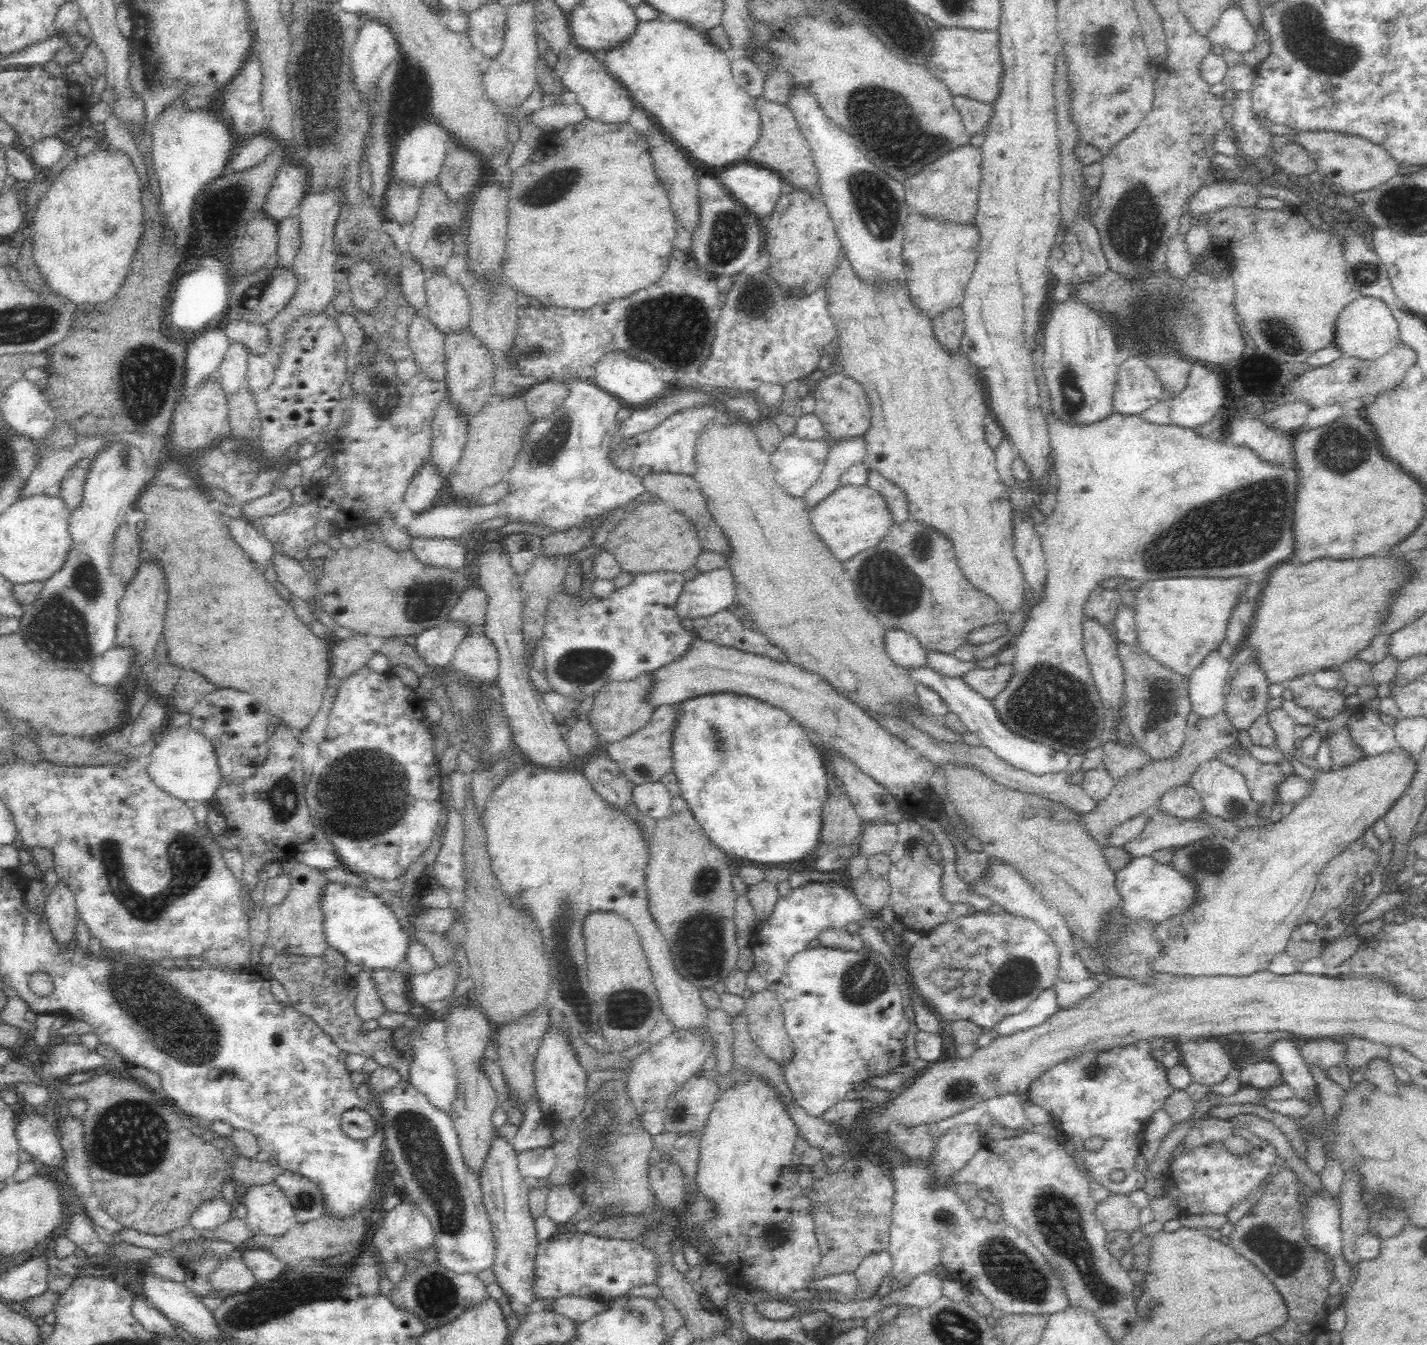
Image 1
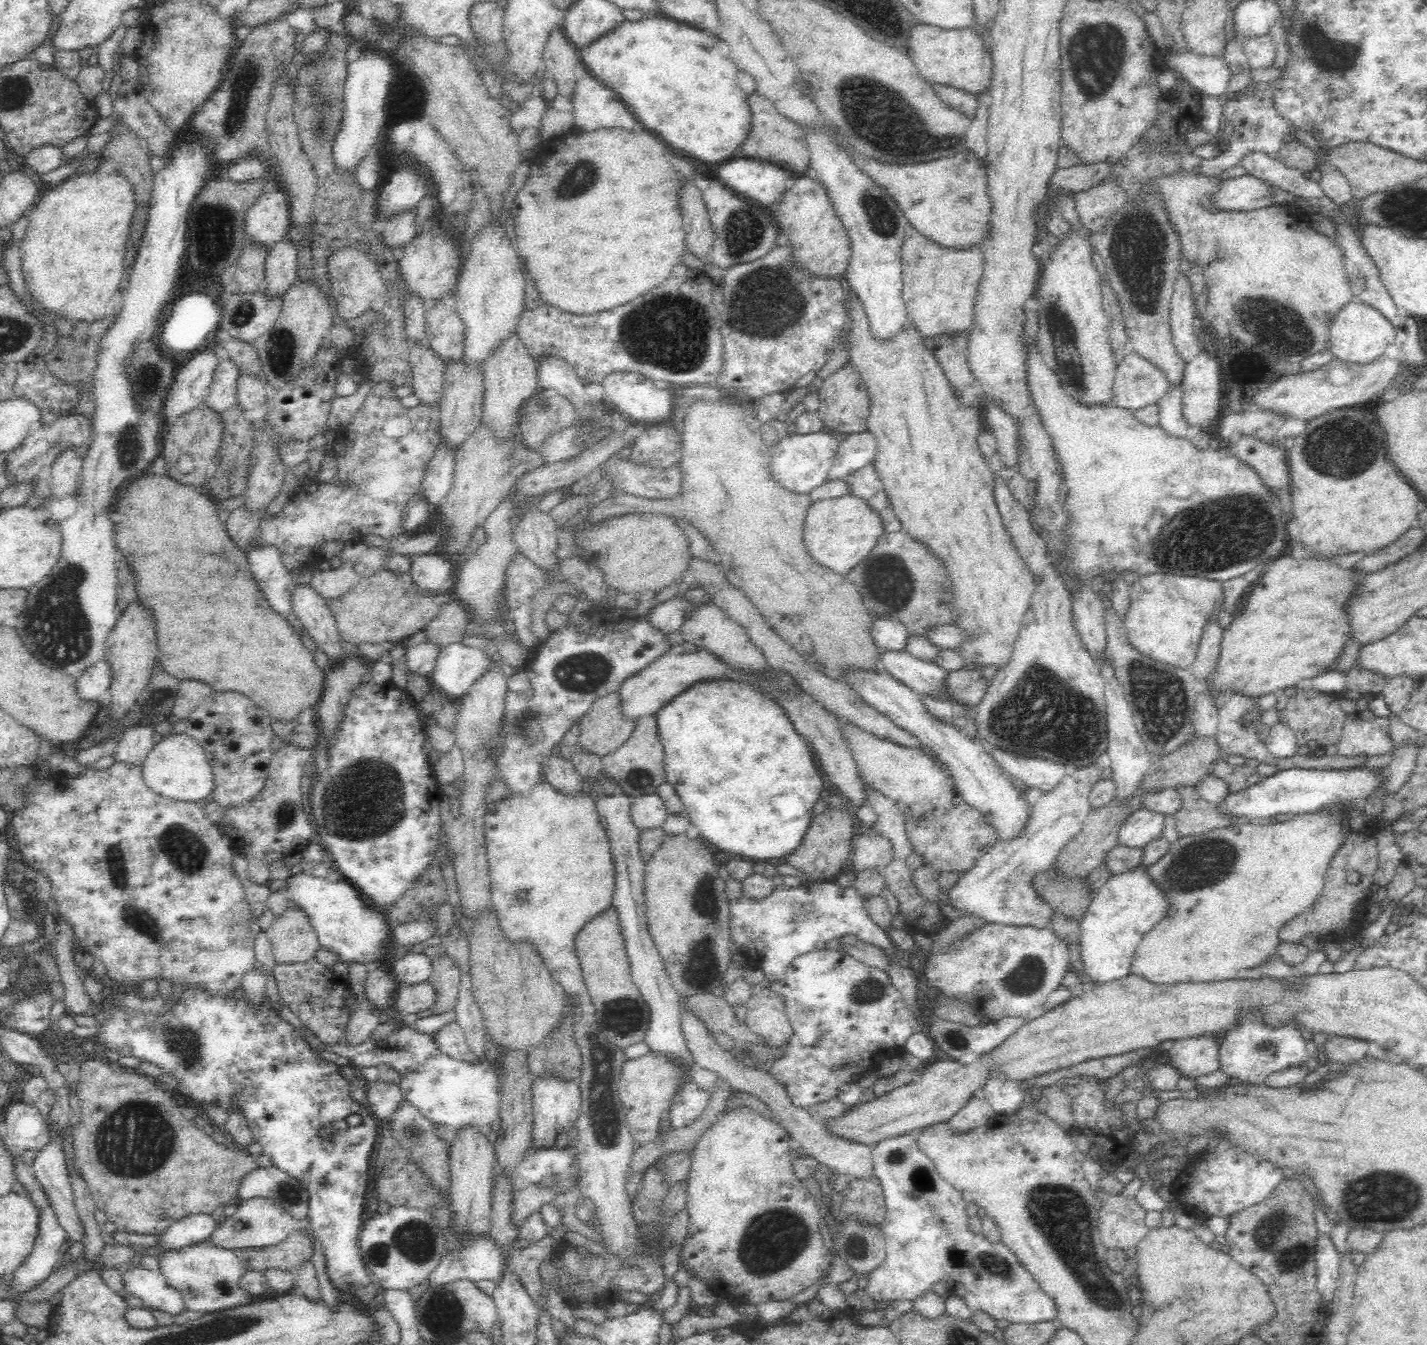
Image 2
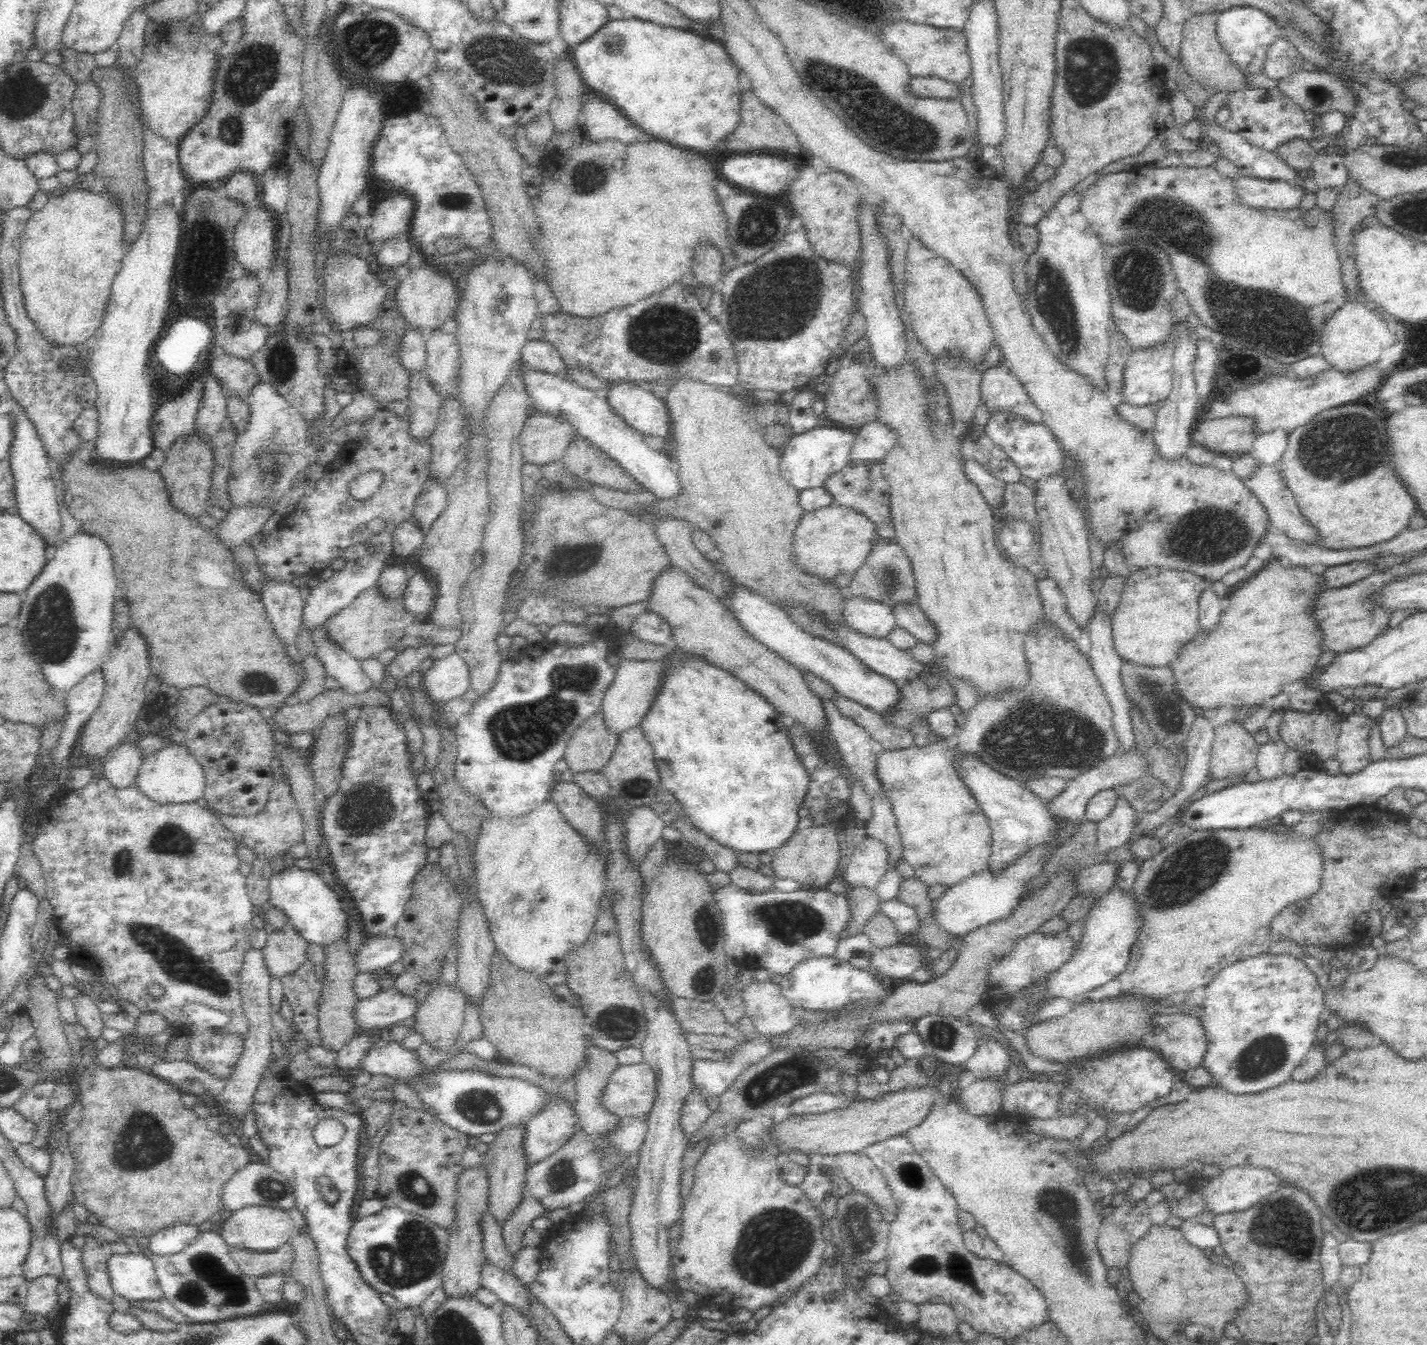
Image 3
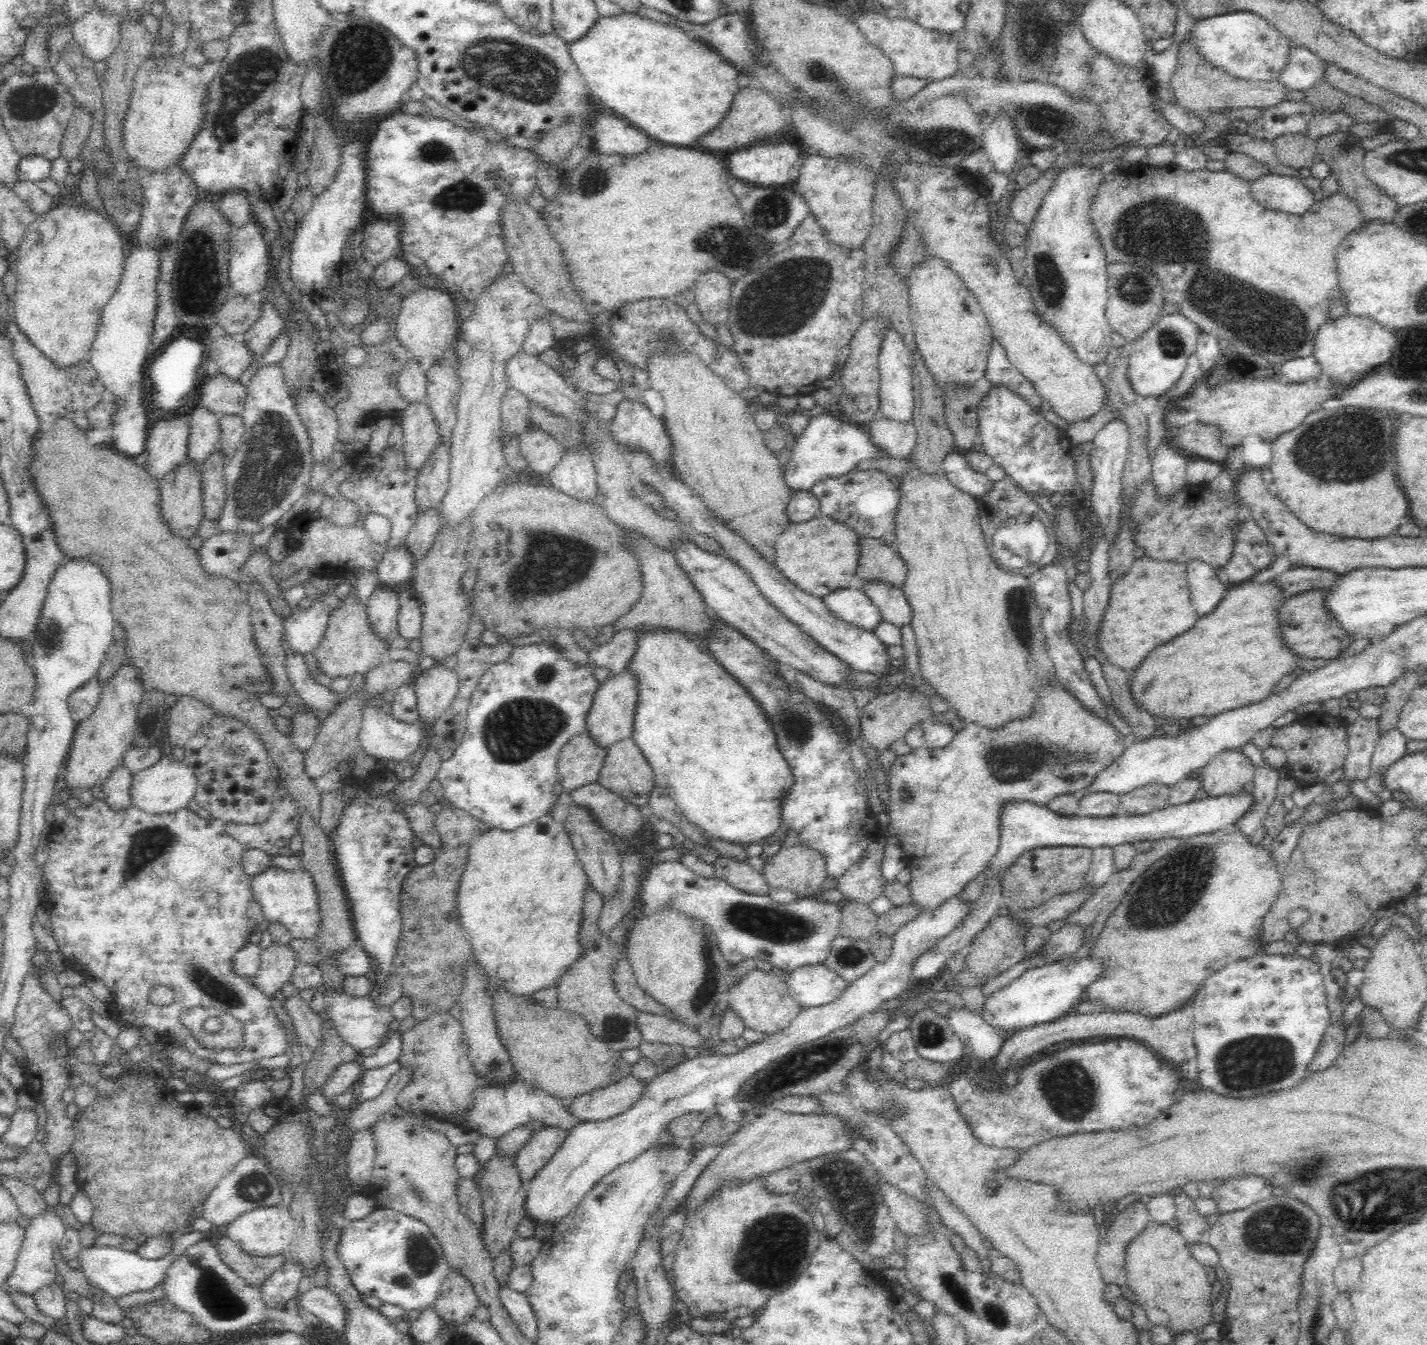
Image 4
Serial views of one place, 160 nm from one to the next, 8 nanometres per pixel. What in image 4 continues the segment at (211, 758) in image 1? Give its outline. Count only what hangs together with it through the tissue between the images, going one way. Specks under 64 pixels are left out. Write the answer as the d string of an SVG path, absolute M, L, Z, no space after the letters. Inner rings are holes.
M170 754L161 756L156 764L134 773L130 786L131 802L150 813L176 812L187 806L194 797L196 788L198 785L194 769Z

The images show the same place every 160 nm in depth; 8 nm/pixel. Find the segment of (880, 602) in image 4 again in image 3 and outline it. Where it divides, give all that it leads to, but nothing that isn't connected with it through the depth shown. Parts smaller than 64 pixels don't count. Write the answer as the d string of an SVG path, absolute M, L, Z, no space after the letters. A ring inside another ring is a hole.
M918 604L898 605L893 609L893 613L897 626L914 635L920 643L932 646L940 641L940 631L936 624L926 617Z

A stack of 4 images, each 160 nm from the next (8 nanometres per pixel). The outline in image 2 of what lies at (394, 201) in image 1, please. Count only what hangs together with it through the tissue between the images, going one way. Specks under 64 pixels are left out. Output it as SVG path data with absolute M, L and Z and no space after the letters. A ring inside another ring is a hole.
M405 208L387 216L387 225L382 236L383 243L390 248L404 246L416 234L418 208Z

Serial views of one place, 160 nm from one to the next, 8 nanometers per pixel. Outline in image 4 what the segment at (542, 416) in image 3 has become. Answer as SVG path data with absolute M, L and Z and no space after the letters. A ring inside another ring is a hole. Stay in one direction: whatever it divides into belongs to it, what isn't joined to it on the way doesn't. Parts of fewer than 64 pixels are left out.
M532 426L519 437L519 447L528 464L535 472L547 476L558 466L565 454L565 448L544 428Z

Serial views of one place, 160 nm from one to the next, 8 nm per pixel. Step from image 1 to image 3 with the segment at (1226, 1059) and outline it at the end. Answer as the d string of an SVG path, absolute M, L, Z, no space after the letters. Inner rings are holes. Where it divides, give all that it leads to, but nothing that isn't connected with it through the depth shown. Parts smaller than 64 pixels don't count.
M1174 1013L1159 1015L1155 1019L1159 1030L1142 1044L1147 1048L1159 1048L1162 1059L1176 1071L1202 1066L1208 1050L1208 1039L1197 1016Z

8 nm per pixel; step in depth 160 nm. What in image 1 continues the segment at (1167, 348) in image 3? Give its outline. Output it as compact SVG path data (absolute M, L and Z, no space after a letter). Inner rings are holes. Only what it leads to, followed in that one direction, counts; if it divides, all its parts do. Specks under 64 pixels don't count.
M1136 354L1118 364L1113 394L1113 410L1122 415L1139 415L1163 400L1156 373Z

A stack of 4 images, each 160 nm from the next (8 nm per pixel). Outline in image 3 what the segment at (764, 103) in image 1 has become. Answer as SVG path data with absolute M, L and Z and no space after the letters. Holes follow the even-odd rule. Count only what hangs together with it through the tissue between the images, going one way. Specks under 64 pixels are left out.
M751 89L743 92L740 106L740 124L738 128L724 140L726 148L732 152L745 152L745 154L764 154L782 157L798 156L802 154L802 144L792 129L771 108L764 106L763 102Z

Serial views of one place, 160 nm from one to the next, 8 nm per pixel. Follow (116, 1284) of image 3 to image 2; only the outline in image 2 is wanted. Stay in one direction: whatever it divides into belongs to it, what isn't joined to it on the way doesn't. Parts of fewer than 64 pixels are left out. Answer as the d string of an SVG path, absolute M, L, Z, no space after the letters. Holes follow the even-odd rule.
M129 1264L120 1269L122 1270L122 1282L126 1290L128 1290L130 1294L140 1298L147 1306L151 1306L155 1311L158 1311L161 1314L166 1312L166 1314L169 1314L173 1318L178 1316L178 1314L188 1312L180 1291L173 1289L161 1272L146 1270L145 1268L142 1268L140 1264L137 1266Z

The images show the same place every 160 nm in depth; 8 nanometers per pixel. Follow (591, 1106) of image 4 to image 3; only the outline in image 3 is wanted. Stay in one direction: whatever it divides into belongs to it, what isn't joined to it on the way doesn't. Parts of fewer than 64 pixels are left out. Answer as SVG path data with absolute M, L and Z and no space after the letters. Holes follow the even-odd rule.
M648 1063L620 1065L610 1076L604 1103L622 1119L648 1120L656 1100L656 1073Z

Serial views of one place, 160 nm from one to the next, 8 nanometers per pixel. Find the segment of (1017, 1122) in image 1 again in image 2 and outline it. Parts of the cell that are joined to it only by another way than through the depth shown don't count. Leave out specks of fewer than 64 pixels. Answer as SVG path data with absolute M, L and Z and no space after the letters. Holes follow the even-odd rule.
M992 1078L983 1089L983 1098L994 1114L1015 1116L1024 1104L1024 1092L1015 1082L1007 1078Z

